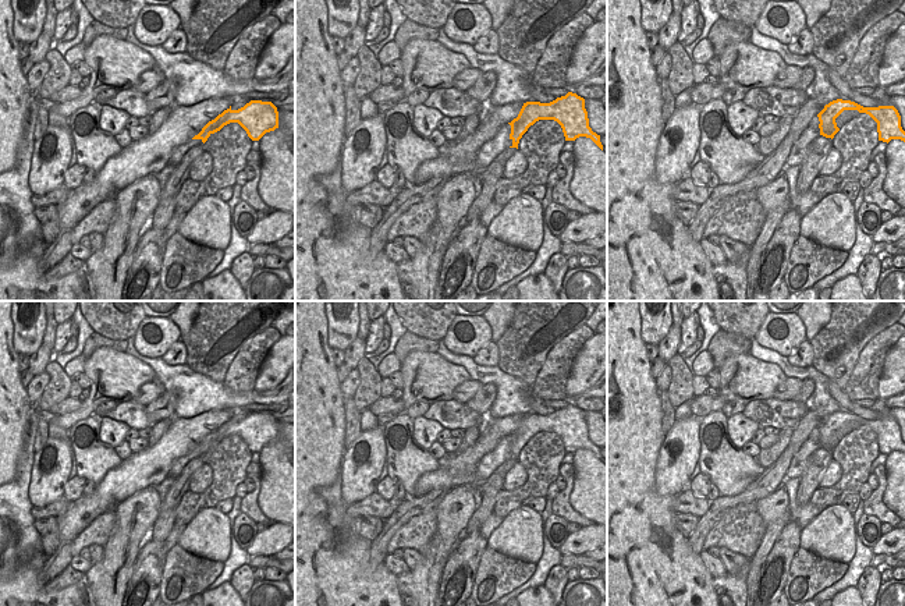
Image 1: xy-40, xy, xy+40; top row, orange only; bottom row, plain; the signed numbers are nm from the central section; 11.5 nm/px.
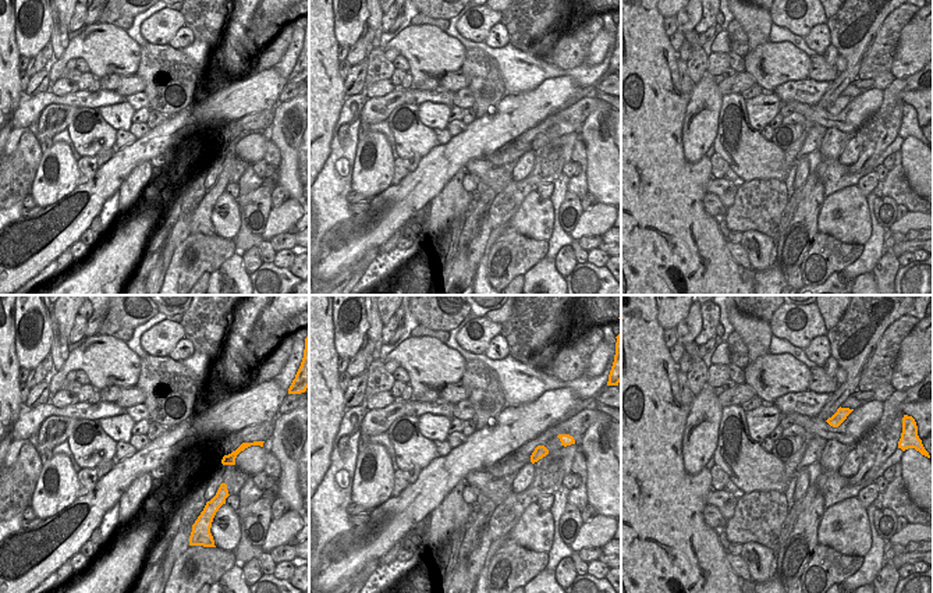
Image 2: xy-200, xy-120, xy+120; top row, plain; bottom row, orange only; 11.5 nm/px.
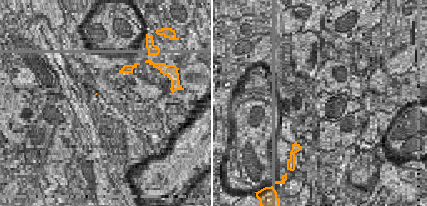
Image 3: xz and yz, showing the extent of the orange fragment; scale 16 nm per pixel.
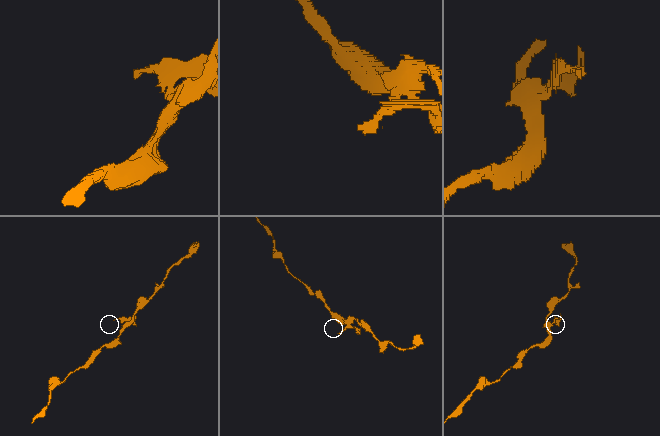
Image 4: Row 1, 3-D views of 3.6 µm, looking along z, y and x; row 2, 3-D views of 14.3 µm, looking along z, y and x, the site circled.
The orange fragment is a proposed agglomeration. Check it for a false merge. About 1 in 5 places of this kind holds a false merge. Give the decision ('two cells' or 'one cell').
one cell

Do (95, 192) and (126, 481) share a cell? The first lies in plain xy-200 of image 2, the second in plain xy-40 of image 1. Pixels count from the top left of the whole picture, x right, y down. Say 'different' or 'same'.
same

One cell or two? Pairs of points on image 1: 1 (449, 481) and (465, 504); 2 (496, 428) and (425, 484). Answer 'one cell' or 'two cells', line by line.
1: two cells
2: one cell

